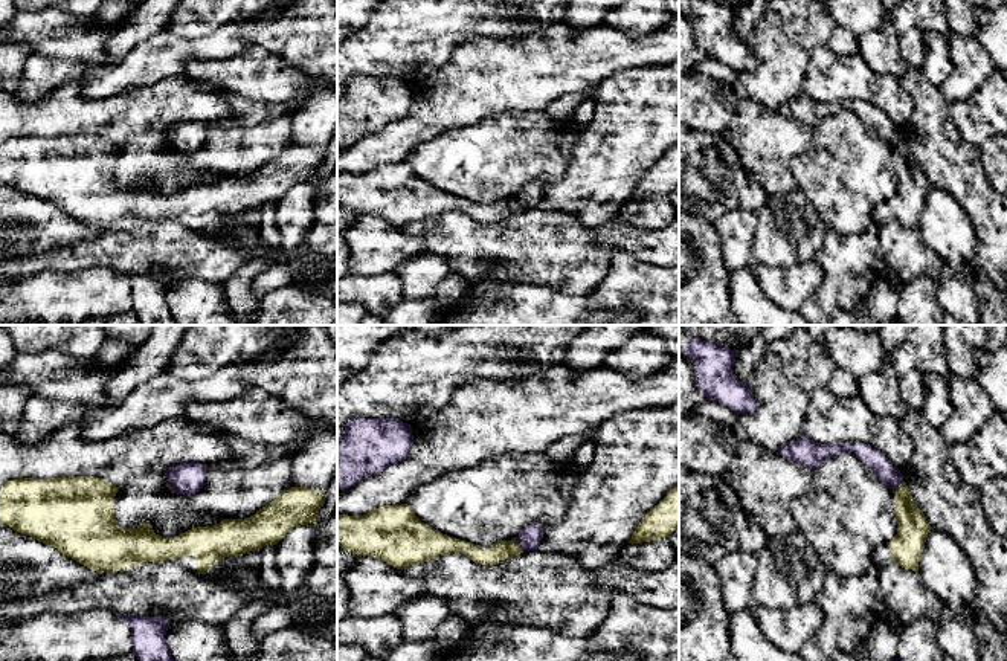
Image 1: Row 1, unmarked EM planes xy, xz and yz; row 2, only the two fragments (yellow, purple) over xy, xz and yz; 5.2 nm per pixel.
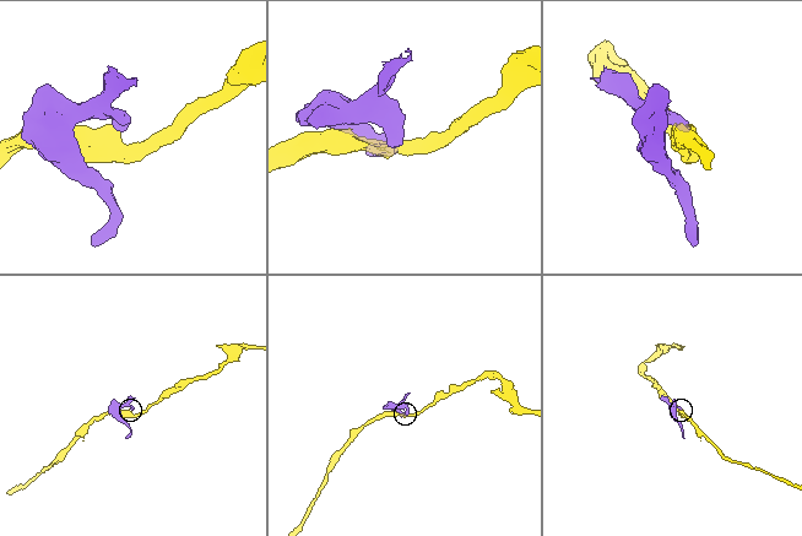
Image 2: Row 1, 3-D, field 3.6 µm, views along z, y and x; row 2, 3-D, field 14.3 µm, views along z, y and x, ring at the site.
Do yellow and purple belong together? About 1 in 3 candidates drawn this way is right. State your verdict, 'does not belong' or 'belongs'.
does not belong

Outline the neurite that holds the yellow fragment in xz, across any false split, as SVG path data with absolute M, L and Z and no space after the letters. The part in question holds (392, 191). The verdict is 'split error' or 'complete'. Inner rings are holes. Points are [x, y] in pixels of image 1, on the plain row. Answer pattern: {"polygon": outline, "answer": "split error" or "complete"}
{"polygon": "M407 162L383 163L363 174L337 173L337 202L357 214L381 217L397 227L461 211L479 223L499 223L523 211L516 195L476 205L421 180Z", "answer": "complete"}

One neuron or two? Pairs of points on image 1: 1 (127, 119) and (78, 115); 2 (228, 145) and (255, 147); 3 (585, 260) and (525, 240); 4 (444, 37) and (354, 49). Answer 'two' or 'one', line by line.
1: one
2: one
3: one
4: one

